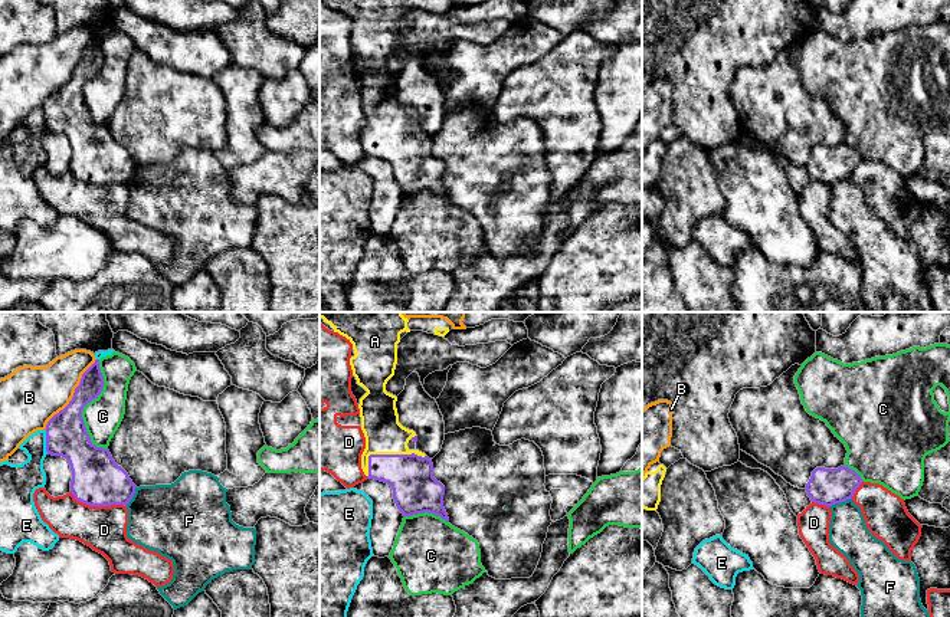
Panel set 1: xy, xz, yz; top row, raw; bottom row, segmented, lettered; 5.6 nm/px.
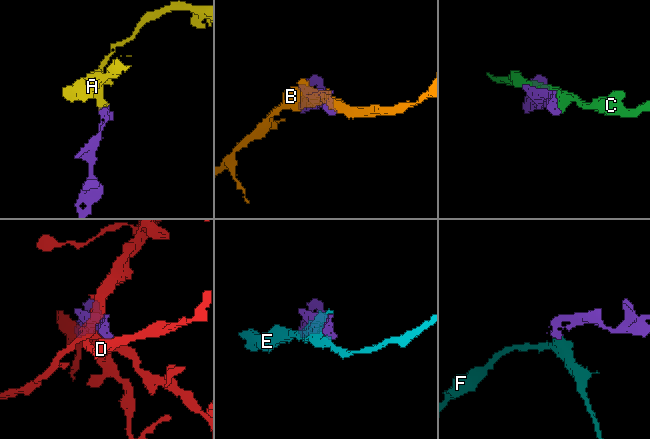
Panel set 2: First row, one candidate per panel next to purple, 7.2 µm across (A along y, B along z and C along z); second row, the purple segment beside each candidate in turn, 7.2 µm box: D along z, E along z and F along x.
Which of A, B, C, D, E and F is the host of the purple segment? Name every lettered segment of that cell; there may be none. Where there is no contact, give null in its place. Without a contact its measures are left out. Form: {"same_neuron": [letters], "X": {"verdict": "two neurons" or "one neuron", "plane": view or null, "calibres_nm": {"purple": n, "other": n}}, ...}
{"same_neuron": ["A"], "A": {"verdict": "one neuron", "plane": "xz", "calibres_nm": {"purple": 260, "other": 220}}, "B": {"verdict": "two neurons", "plane": "xy", "calibres_nm": {"purple": 240, "other": 340}}, "C": {"verdict": "two neurons", "plane": "xy", "calibres_nm": {"purple": 240, "other": 220}}, "D": {"verdict": "two neurons", "plane": "xy", "calibres_nm": {"purple": 280, "other": 240}}, "E": {"verdict": "two neurons", "plane": "xy", "calibres_nm": {"purple": 240, "other": 180}}, "F": {"verdict": "two neurons", "plane": "yz", "calibres_nm": {"purple": 200, "other": 220}}}

